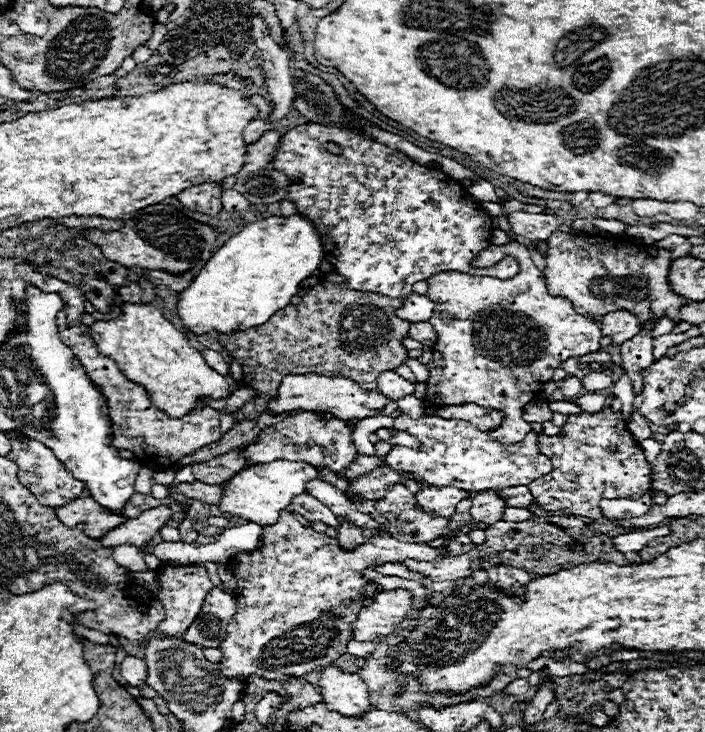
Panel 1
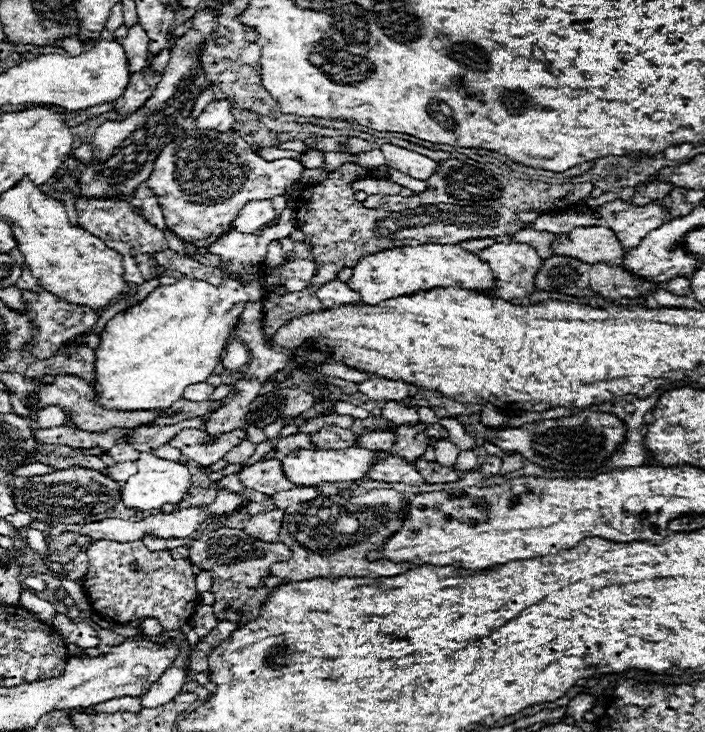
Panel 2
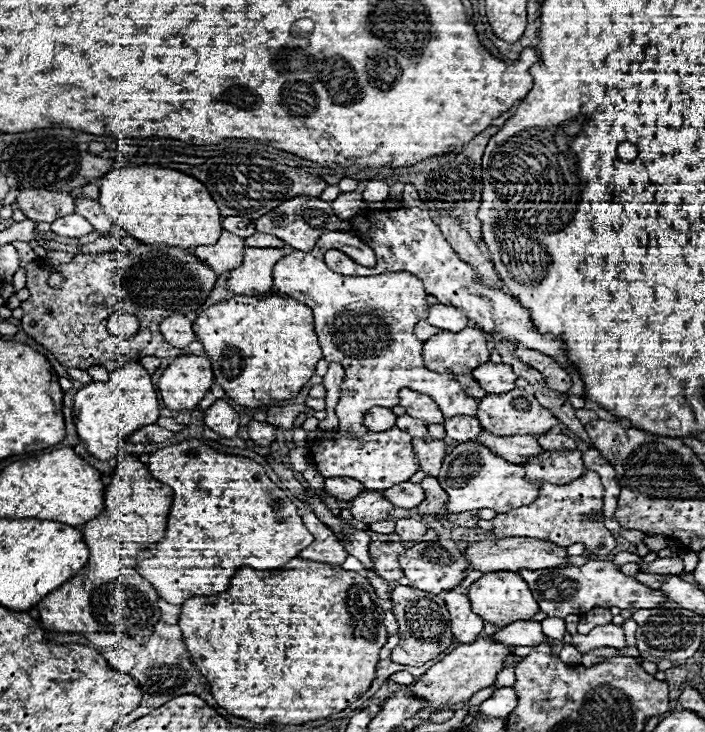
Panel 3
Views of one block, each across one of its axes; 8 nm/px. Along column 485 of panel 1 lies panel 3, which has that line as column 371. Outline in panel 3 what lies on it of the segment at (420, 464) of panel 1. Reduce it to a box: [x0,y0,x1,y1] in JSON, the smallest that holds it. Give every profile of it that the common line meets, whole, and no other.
[310,428,418,492]

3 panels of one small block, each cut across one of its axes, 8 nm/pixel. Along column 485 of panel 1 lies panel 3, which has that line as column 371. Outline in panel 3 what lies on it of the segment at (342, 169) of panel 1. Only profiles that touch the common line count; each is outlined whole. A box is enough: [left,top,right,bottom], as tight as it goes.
[324,204,576,372]

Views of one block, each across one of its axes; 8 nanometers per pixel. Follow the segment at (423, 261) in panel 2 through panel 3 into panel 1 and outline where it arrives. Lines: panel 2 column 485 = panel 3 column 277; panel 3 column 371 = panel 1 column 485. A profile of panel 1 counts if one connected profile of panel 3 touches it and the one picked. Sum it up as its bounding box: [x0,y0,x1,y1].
[426,242,602,444]

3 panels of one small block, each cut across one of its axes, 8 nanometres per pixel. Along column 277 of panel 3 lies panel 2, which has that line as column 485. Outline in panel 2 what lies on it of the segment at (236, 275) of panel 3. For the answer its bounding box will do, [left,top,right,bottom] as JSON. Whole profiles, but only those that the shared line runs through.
[478,244,542,300]

